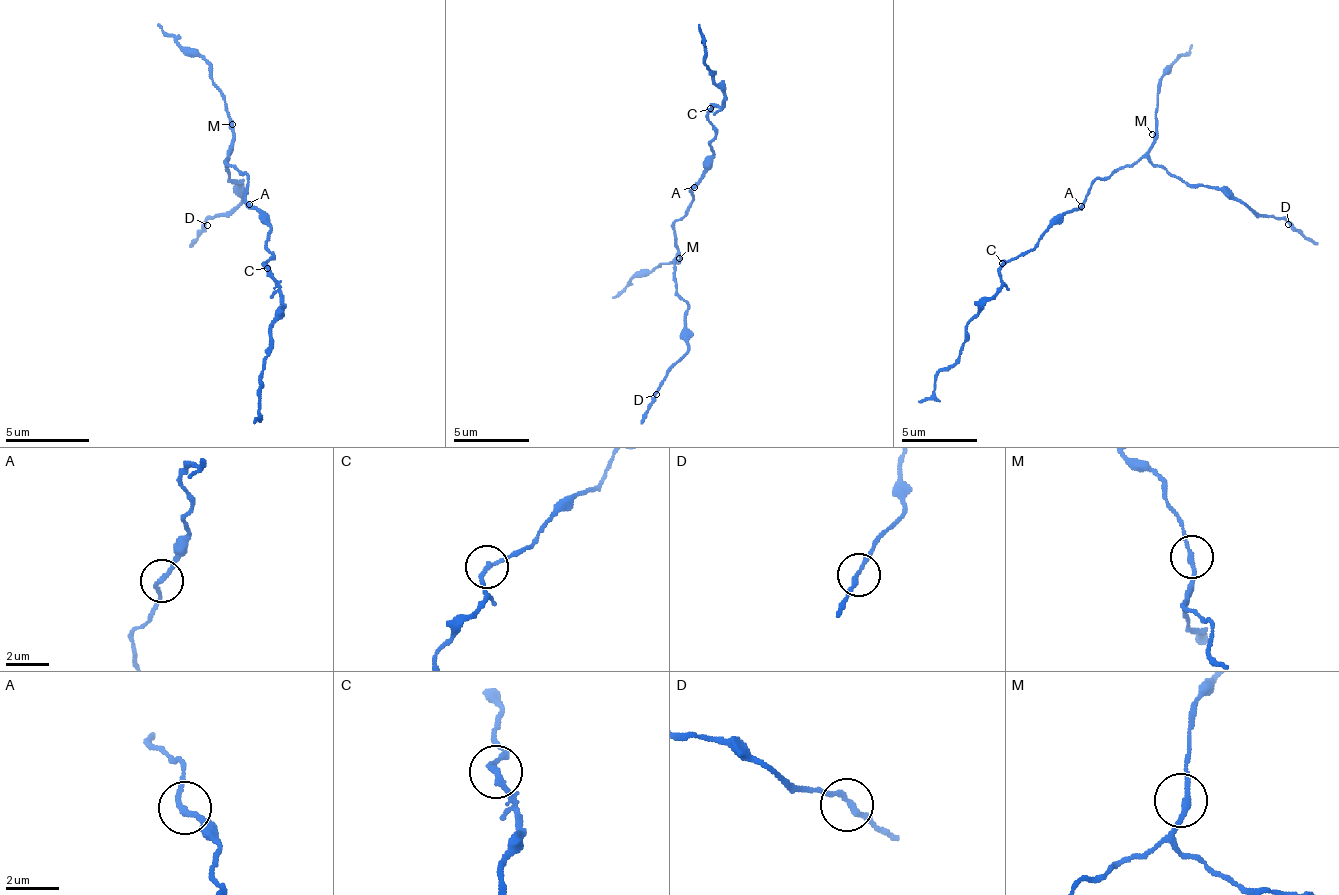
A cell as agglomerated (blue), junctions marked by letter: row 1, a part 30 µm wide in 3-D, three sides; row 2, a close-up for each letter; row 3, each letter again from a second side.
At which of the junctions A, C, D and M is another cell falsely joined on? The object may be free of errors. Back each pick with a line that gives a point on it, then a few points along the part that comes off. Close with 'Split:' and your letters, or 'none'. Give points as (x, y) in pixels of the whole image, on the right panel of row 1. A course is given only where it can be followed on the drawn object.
Split: none

